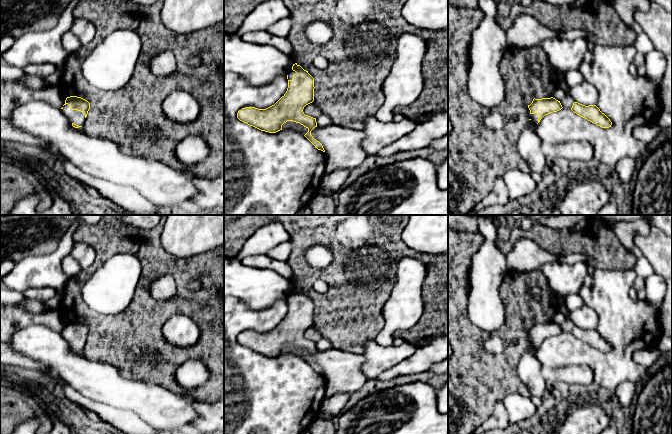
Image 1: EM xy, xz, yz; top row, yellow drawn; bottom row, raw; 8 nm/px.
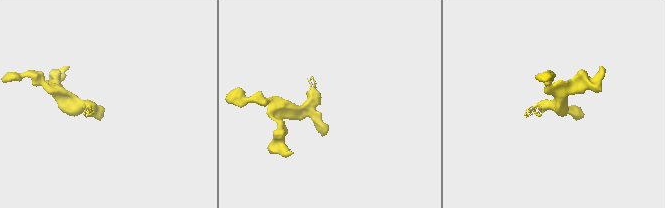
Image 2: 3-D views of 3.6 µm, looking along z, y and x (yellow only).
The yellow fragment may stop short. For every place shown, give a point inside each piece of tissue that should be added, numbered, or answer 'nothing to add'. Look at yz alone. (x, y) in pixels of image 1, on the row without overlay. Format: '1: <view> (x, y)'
1: yz (534, 341)

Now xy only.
1: xy (77, 341)

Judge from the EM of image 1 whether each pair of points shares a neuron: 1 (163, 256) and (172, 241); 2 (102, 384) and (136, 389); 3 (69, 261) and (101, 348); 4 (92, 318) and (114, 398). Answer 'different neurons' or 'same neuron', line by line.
1: different neurons
2: same neuron
3: different neurons
4: different neurons

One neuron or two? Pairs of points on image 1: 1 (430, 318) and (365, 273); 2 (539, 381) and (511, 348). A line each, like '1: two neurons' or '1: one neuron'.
1: one neuron
2: two neurons

